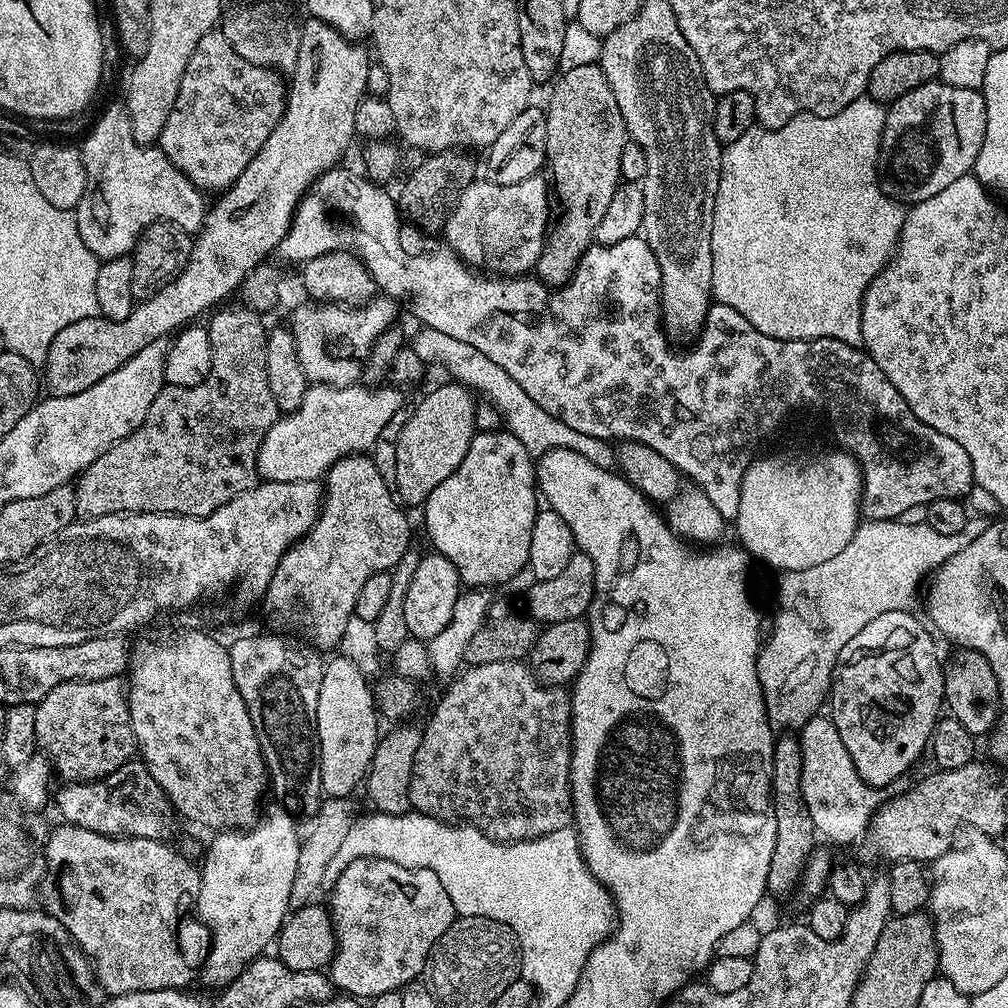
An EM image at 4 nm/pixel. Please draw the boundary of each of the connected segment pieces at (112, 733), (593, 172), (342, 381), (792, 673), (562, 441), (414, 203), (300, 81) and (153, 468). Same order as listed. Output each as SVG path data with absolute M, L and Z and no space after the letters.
M119 679L115 680L75 680L74 682L66 682L54 686L54 690L50 690L50 694L46 694L46 698L42 698L40 703L36 705L36 717L34 718L34 730L36 731L36 746L39 754L29 762L26 766L15 769L11 773L10 781L12 780L12 789L10 795L21 808L25 810L40 810L44 803L49 803L50 788L48 792L48 783L52 780L52 768L48 765L48 760L57 768L58 771L72 782L79 782L81 780L103 780L105 776L111 774L114 770L118 770L123 764L129 763L137 755L138 749L136 747L136 739L134 738L134 730L132 729L132 719L130 718L130 710L128 709L128 698L126 695L126 688Z
M599 63L560 72L551 88L552 93L548 96L548 104L546 103L546 168L547 171L552 171L550 184L554 189L555 199L556 196L560 199L561 212L560 217L557 220L555 217L554 223L549 227L548 237L544 239L544 250L534 272L543 284L559 286L566 284L576 273L580 259L594 242L598 222L602 222L606 209L610 207L610 198L614 198L621 186L622 150L630 142L630 137L622 118L622 110L618 110L618 101L614 99L614 90L610 90L610 82L606 82L606 74Z
M380 294L363 305L362 310L323 302L307 303L293 310L290 323L292 341L298 346L298 362L302 370L312 384L333 384L335 388L345 388L348 384L357 383L362 372L361 365L344 356L331 356L328 343L331 340L345 340L348 344L356 344L361 340L361 345L372 344L382 330L393 327L397 301Z
M979 514L973 515L965 524L965 528L956 534L938 534L934 527L928 523L916 526L906 526L899 520L864 520L854 530L854 538L850 538L850 542L846 542L846 547L838 554L834 554L834 558L830 558L826 562L821 562L819 566L810 566L806 570L794 570L793 572L784 572L781 580L776 584L776 600L780 603L780 609L776 612L776 621L772 624L772 633L767 633L766 639L763 641L760 649L760 655L756 658L756 675L759 678L760 685L763 688L764 704L767 706L767 714L769 723L775 727L782 727L782 730L792 730L802 727L809 719L816 716L821 710L821 706L827 701L829 692L831 691L832 677L836 674L836 663L838 662L838 654L842 654L842 650L846 646L846 642L850 642L850 638L865 629L870 622L874 622L874 618L879 618L882 614L890 614L891 612L912 612L915 609L916 595L921 595L922 585L931 577L937 568L941 568L949 558L954 554L958 554L958 550L962 550L962 546L966 546L970 542L974 542L974 538L978 538L978 534L982 534L988 529L990 523L989 517Z
M420 326L408 340L408 346L414 350L414 354L421 358L426 366L438 366L446 370L453 381L463 384L465 387L482 392L496 411L500 413L505 429L512 434L533 456L542 455L554 448L574 449L586 458L590 458L595 465L603 468L613 469L616 464L615 449L604 440L592 438L590 435L583 435L581 432L570 429L558 418L546 410L542 410L534 398L514 381L510 374L502 366L497 366L493 361L482 354L480 350L469 346L466 342L461 342L458 338L453 338L450 334L445 334L442 330L433 327Z
M464 150L450 152L434 152L425 155L422 166L411 169L407 173L408 181L400 188L398 208L405 217L408 216L424 232L436 234L443 229L449 212L452 211L464 188L470 186L477 179L476 164L469 153Z
M311 18L305 21L300 24L300 45L296 65L290 69L292 84L290 80L286 88L284 116L278 122L278 126L274 126L270 138L266 138L262 150L254 154L250 166L246 166L246 170L238 174L238 178L228 189L219 193L217 200L220 201L213 208L211 205L207 211L204 227L195 233L192 241L188 265L170 283L159 288L153 296L139 301L126 318L106 320L97 314L90 318L82 318L58 330L58 338L50 342L48 357L42 366L42 380L51 395L78 394L94 386L94 382L102 382L102 378L106 378L106 374L114 374L114 370L118 370L122 362L130 362L130 358L134 358L134 354L138 354L142 346L150 346L150 342L167 337L183 326L197 321L194 319L203 312L211 313L217 306L223 305L229 299L227 296L236 287L237 291L252 273L267 261L264 259L271 252L273 255L279 249L282 238L286 238L286 234L292 229L292 221L300 201L309 195L308 187L312 183L313 187L318 178L323 177L324 173L343 161L340 159L343 158L344 151L351 146L356 136L354 114L368 91L366 74L370 52L367 47L363 48L365 46L363 43L347 40L337 28L326 22Z
M240 302L231 304L229 303L227 306L213 311L210 316L212 321L207 321L206 324L210 334L210 342L212 343L210 374L206 374L206 378L202 382L198 382L198 386L190 386L189 388L165 386L161 388L158 398L154 398L154 403L150 406L149 412L146 413L142 426L138 426L138 430L134 430L114 446L110 446L110 450L106 450L106 454L102 454L102 458L98 458L85 472L80 473L74 484L77 517L93 520L110 514L123 514L126 512L171 512L177 516L209 516L214 510L226 506L226 502L230 502L238 494L242 494L247 488L251 488L257 483L256 455L270 430L270 426L274 426L274 422L278 418L274 394L270 394L270 382L266 378L268 332L266 327L264 328L263 322L260 321L261 313L257 309L247 307Z

